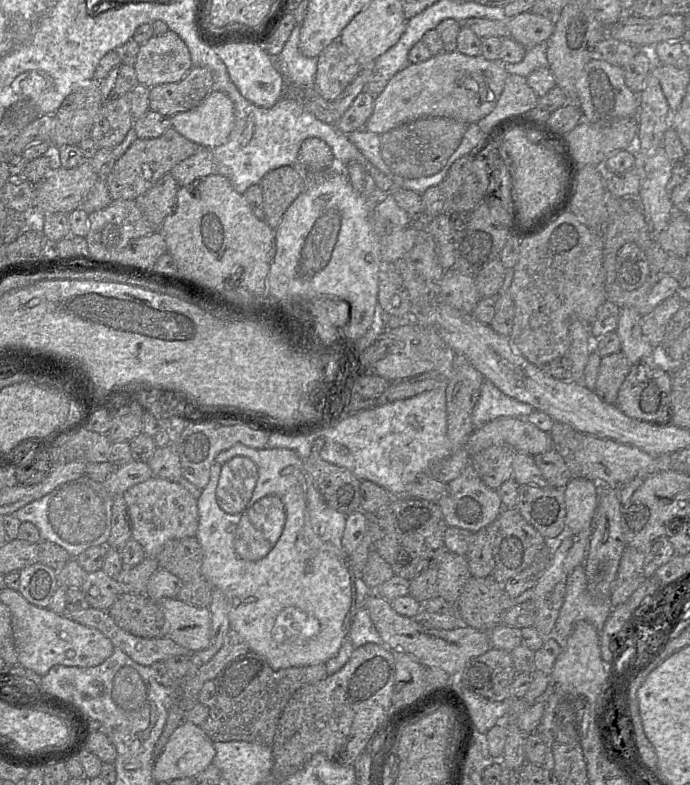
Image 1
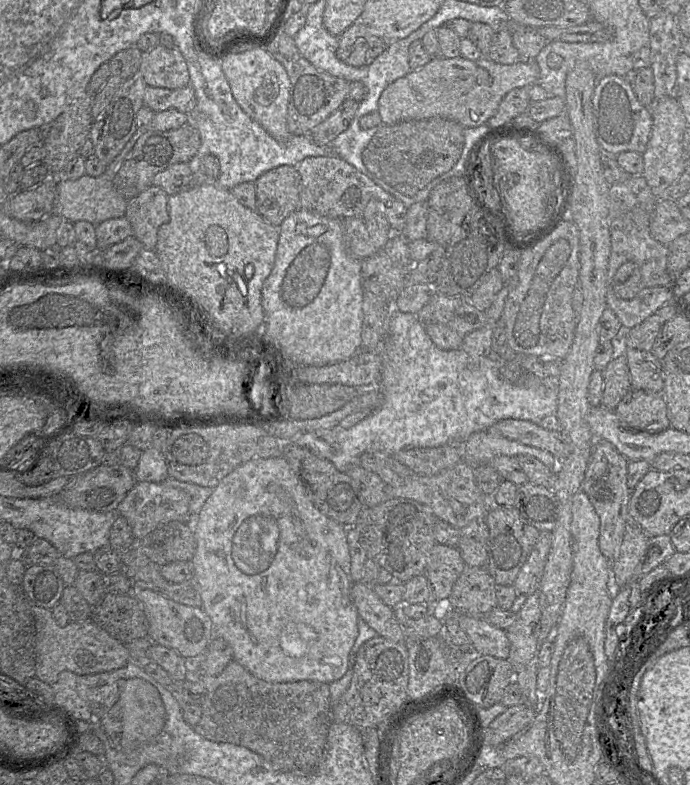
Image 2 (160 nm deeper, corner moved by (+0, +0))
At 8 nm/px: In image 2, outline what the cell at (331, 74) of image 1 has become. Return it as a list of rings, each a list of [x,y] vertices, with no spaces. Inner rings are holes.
[[[356,22],[338,37],[336,56],[348,65],[366,66],[387,48],[389,42],[373,28]]]

